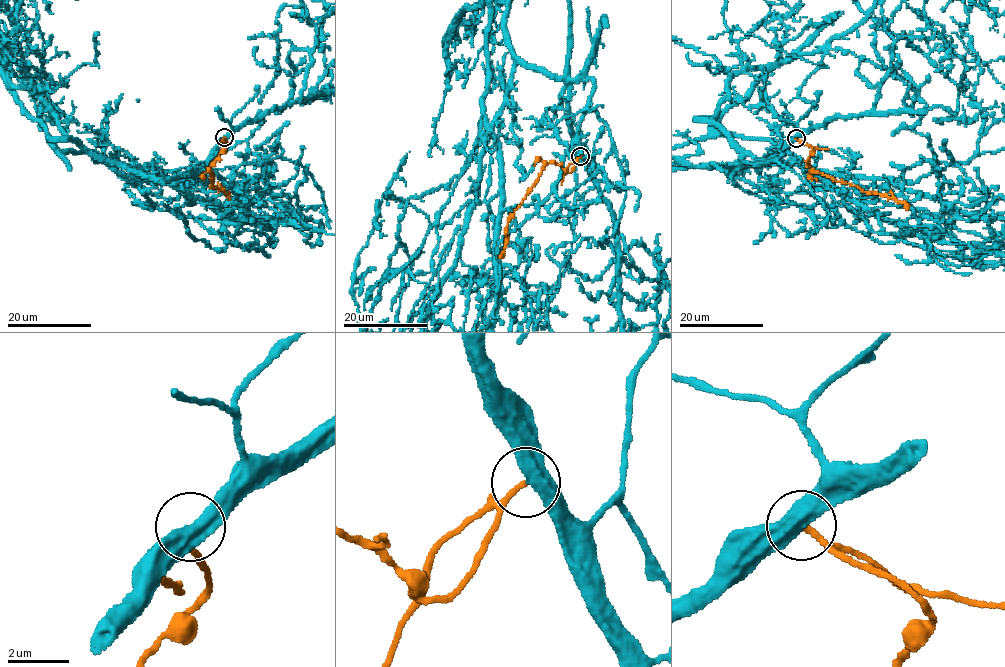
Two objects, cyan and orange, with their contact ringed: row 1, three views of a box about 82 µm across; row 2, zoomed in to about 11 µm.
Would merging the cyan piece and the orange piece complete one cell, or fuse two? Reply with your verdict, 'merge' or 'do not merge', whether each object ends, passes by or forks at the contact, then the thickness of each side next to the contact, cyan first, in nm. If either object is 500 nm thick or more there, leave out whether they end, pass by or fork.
merge | 500/180 nm

